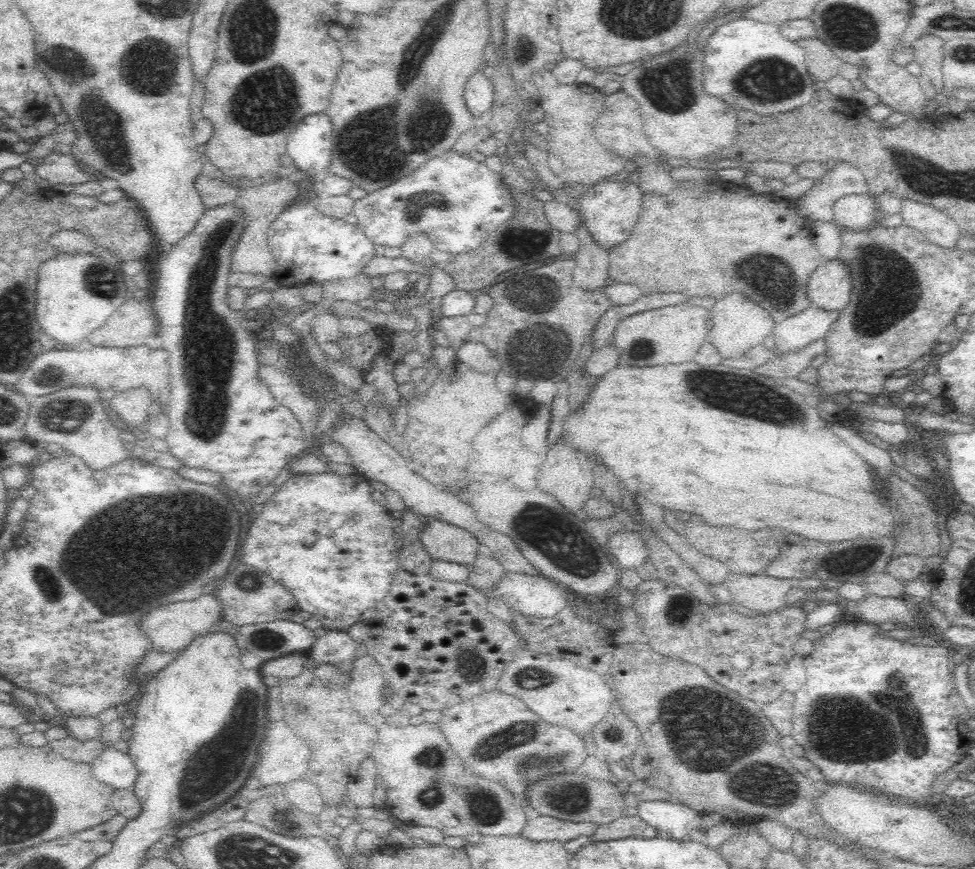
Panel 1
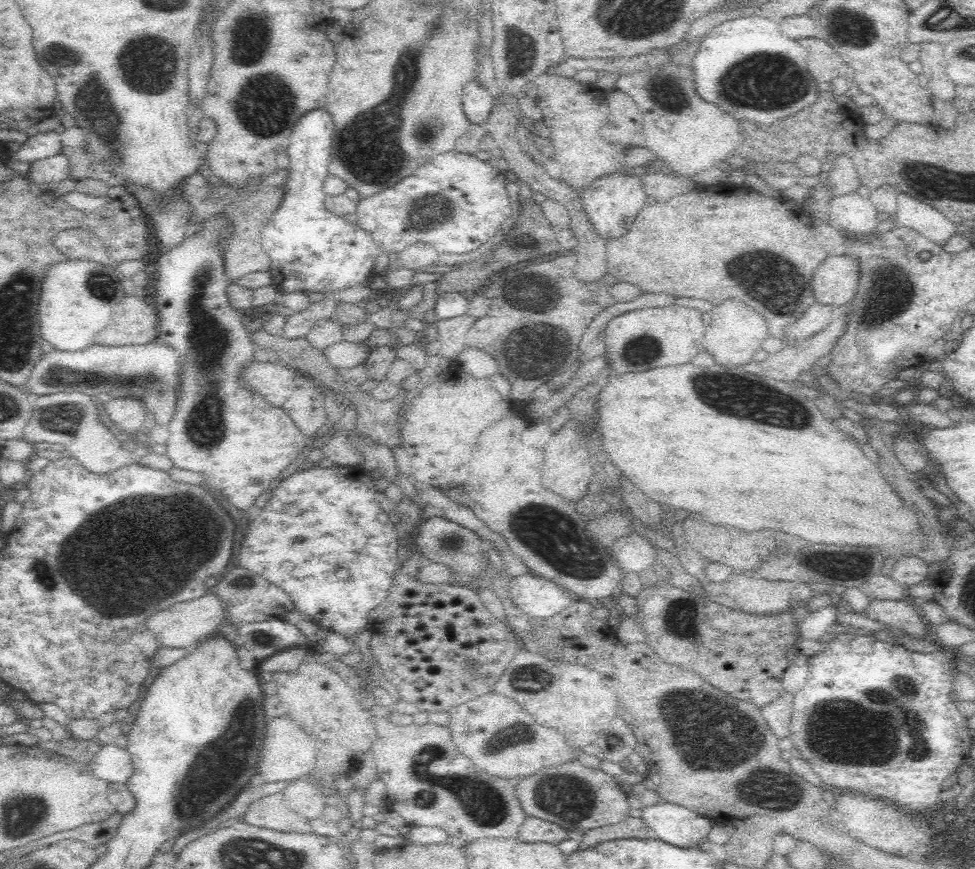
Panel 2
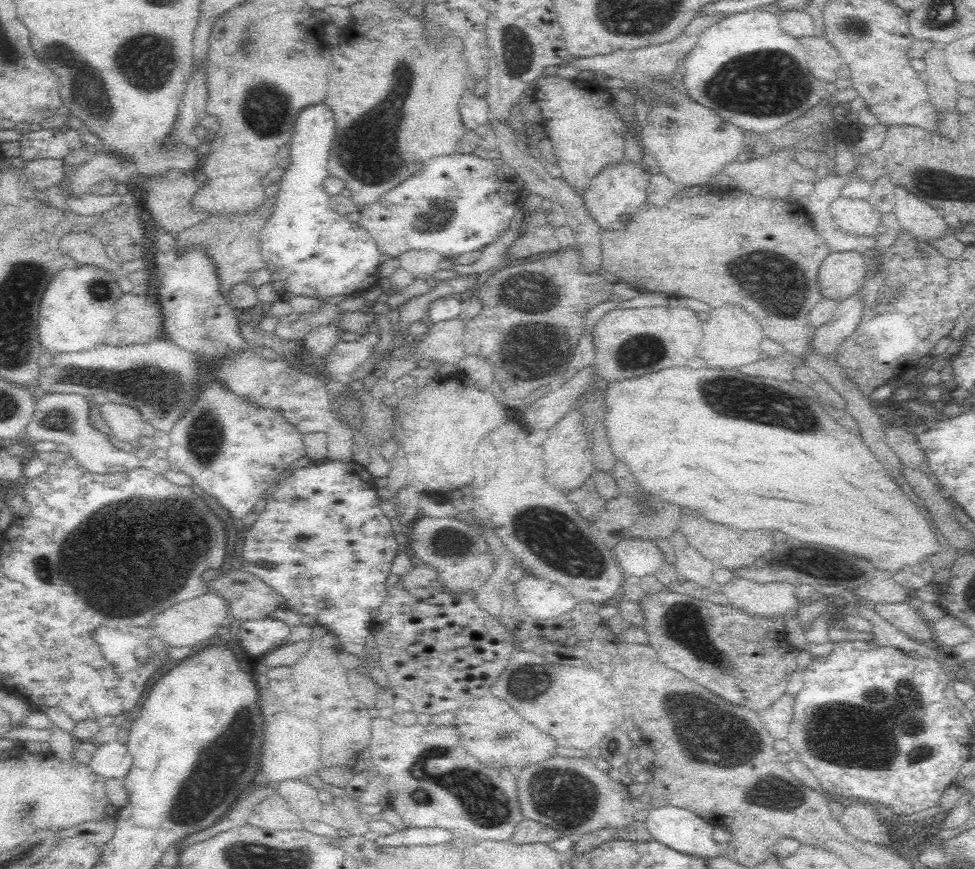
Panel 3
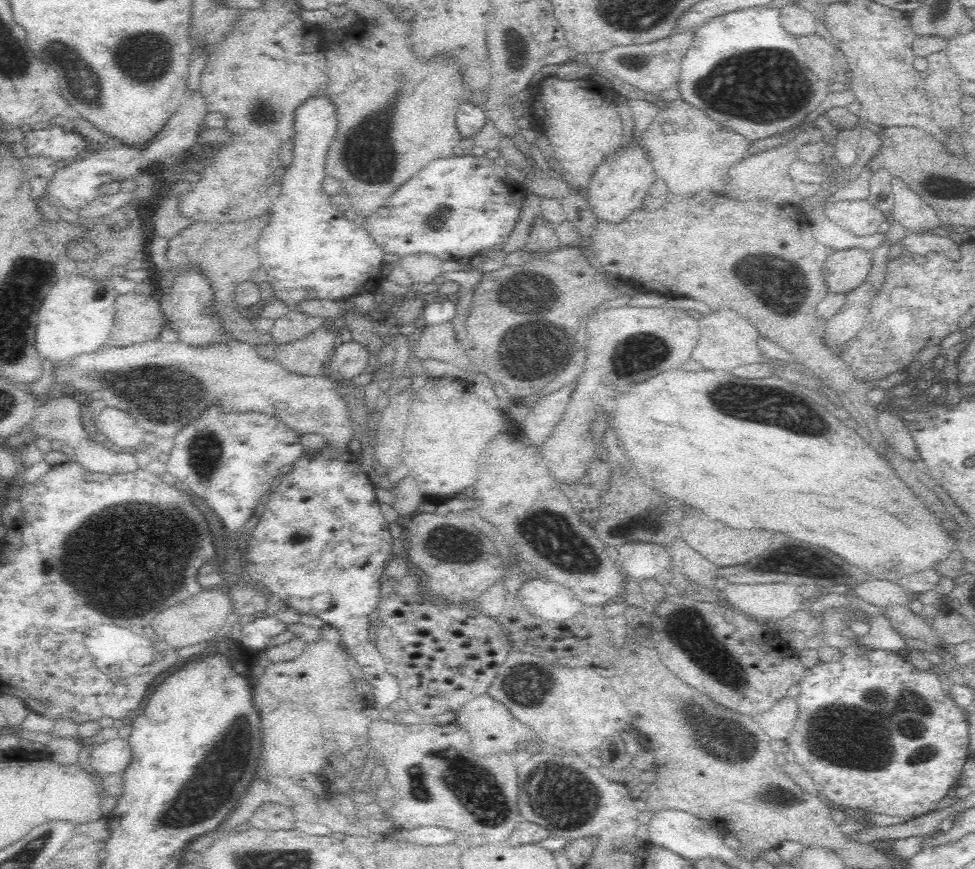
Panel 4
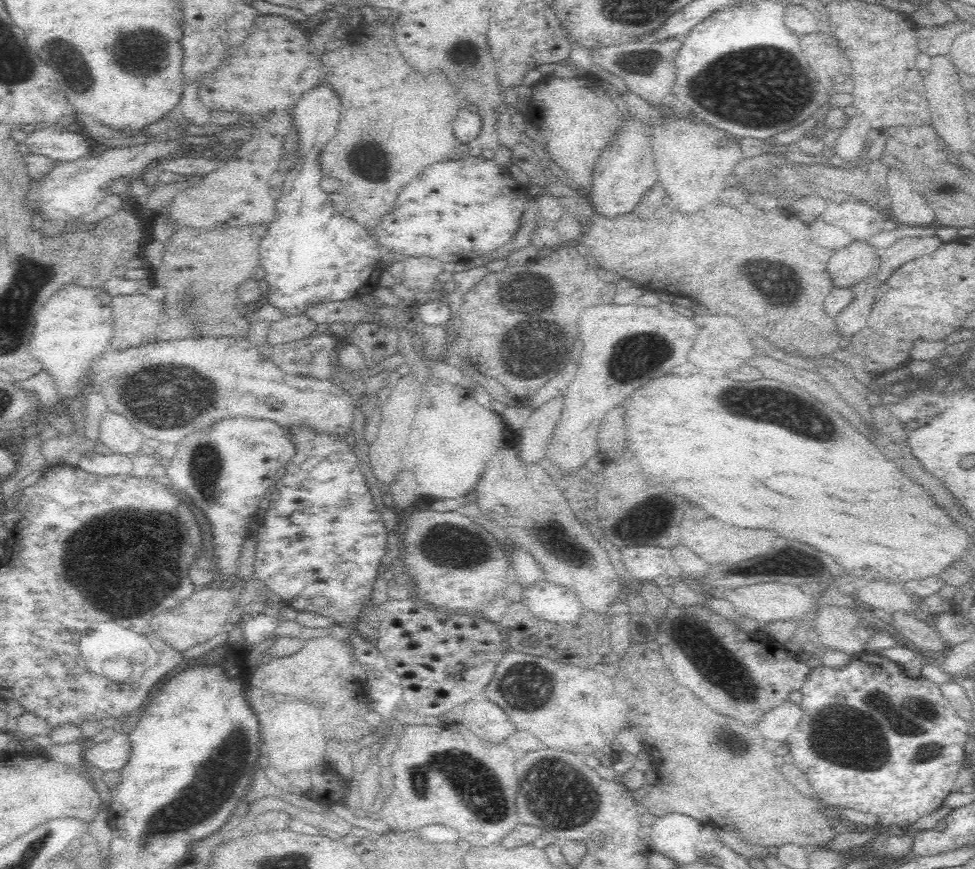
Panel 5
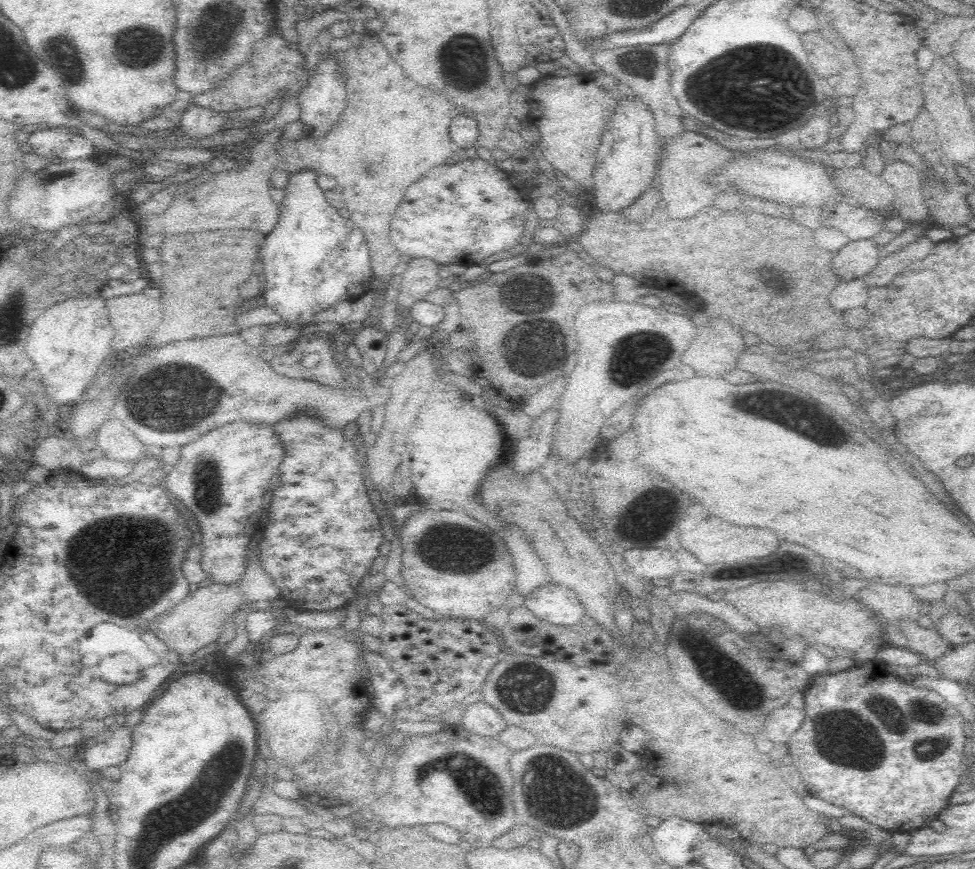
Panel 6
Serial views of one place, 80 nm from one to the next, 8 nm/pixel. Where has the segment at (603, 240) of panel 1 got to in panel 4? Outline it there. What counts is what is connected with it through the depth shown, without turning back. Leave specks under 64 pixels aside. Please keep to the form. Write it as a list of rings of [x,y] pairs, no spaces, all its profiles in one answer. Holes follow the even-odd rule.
[[[635,137],[631,138],[632,140],[634,142],[622,146],[622,150],[620,150],[622,154],[608,156],[591,176],[585,192],[585,199],[592,213],[599,220],[616,224],[616,222],[622,222],[624,218],[628,218],[636,208],[642,206],[642,198],[646,196],[650,184],[656,180],[654,168],[646,156],[648,150],[644,150]]]

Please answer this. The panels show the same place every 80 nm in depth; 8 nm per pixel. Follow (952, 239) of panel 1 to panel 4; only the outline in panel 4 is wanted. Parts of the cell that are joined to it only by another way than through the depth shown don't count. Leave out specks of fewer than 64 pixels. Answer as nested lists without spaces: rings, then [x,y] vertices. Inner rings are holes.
[[[892,176],[891,182],[896,184],[894,186],[896,200],[890,213],[906,231],[926,232],[940,225],[935,210],[929,209],[925,202],[916,200],[919,196],[909,186],[906,186],[902,179]]]

